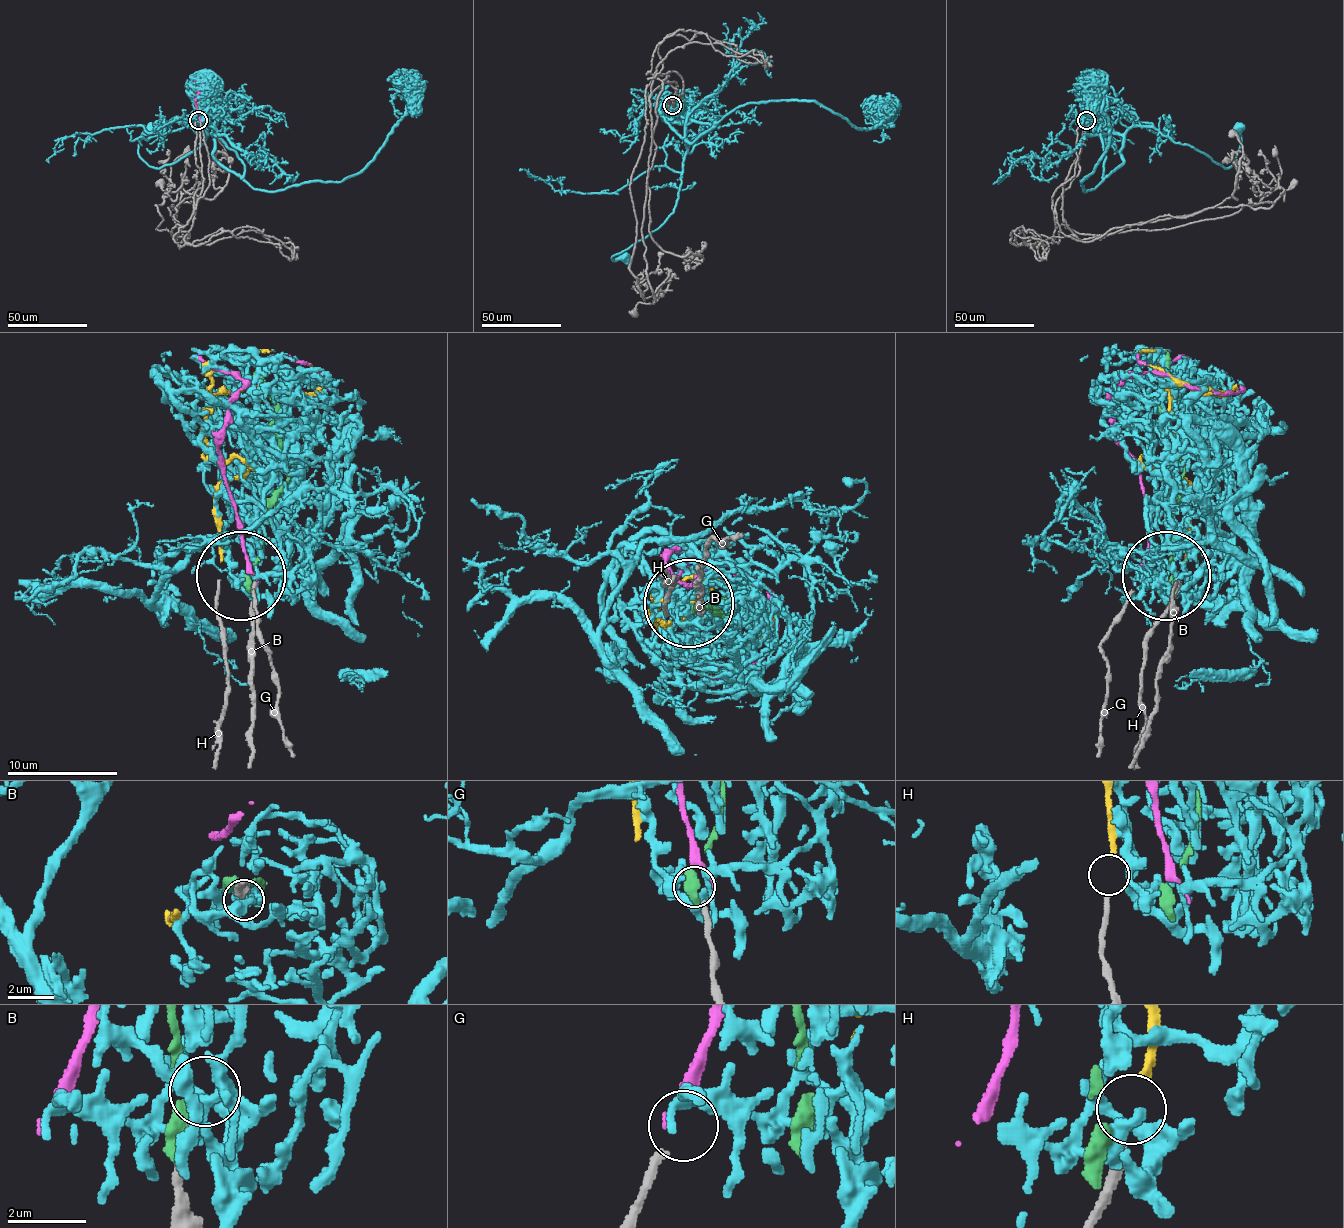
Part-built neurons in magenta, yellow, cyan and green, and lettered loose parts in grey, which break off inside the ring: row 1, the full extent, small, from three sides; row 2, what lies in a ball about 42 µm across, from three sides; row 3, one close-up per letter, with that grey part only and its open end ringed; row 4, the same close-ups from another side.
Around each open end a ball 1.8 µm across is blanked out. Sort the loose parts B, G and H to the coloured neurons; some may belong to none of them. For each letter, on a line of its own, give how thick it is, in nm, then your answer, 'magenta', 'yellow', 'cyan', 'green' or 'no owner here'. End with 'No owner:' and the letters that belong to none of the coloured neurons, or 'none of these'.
B: calibre 240 nm; no owner here
G: calibre 240 nm; magenta
H: calibre 240 nm; yellow
No owner: B

